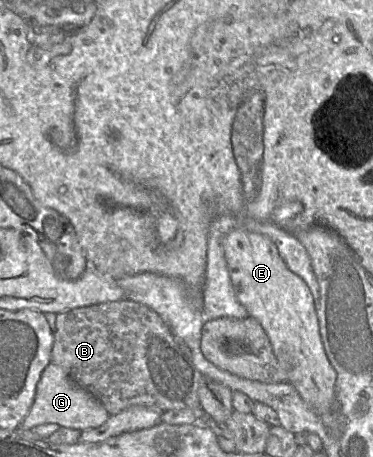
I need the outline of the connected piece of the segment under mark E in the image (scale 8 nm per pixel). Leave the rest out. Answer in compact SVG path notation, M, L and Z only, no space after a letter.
M238 226L224 236L222 244L238 301L265 330L276 358L288 375L288 382L321 418L330 435L339 439L346 426L346 417L336 397L337 372L324 349L309 287L289 270L276 244L266 235Z

